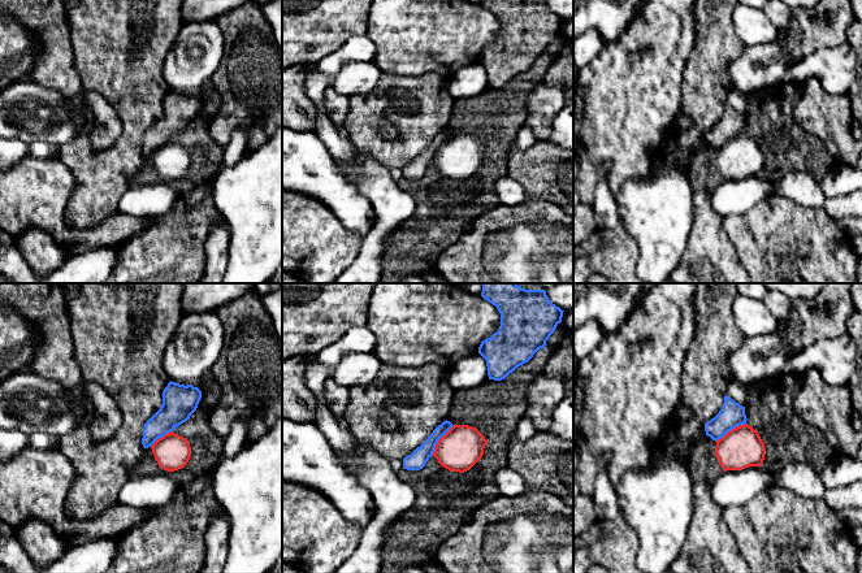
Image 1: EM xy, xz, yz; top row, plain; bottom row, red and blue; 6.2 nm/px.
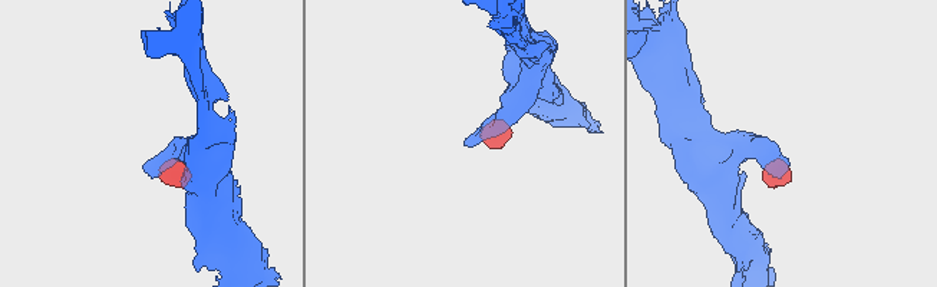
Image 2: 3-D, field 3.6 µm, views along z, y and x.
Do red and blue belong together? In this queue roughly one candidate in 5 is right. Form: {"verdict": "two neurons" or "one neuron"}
{"verdict": "two neurons"}

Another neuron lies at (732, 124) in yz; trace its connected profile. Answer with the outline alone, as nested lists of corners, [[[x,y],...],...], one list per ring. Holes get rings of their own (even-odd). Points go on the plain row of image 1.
[[[725,104],[719,122],[705,133],[705,140],[707,146],[716,151],[728,140],[744,133],[746,133],[745,116]]]

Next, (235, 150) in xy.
[[[238,126],[230,138],[230,142],[224,147],[224,165],[233,166],[237,164],[244,155],[247,148],[247,136],[246,127]]]

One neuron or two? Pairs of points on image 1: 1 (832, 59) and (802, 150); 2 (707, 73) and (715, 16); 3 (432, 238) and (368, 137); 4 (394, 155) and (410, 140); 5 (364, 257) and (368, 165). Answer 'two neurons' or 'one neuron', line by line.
1: two neurons
2: one neuron
3: two neurons
4: one neuron
5: one neuron

